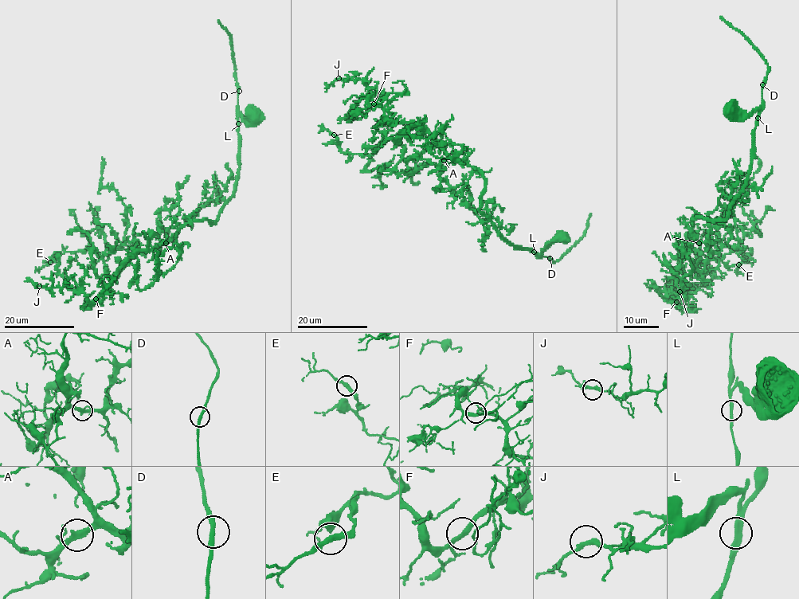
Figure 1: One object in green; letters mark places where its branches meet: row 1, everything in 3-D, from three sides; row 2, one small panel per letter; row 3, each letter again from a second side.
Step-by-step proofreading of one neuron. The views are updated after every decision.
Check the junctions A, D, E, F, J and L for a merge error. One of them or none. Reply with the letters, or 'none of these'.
none of these

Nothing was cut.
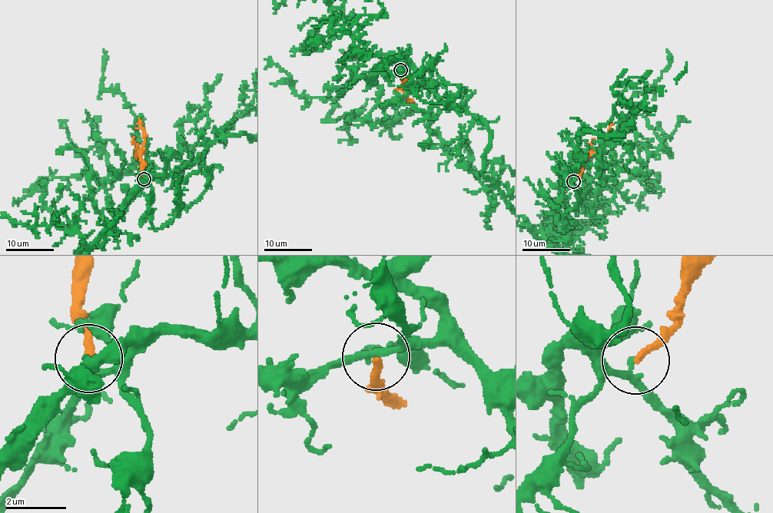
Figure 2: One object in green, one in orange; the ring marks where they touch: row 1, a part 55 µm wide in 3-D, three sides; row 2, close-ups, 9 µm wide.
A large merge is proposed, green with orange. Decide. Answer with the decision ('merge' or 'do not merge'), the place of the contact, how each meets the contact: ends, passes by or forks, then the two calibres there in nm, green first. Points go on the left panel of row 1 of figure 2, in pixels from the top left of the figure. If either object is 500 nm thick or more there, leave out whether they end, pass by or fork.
do not merge; place (144, 179); green passes by; orange ends; calibres 200 and 240 nm

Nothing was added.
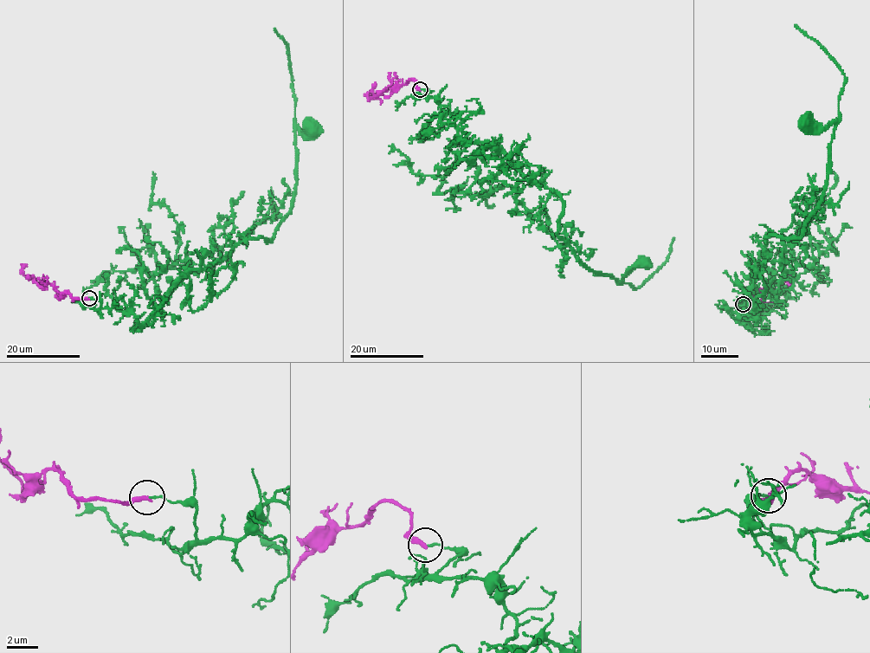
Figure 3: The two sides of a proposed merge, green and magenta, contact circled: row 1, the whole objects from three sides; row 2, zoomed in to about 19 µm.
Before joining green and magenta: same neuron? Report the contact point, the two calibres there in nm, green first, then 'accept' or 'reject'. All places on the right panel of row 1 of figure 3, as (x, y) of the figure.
(743, 304) | 120/340 nm | reject

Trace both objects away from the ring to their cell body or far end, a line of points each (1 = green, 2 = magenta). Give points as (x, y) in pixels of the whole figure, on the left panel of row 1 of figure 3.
1: (90, 298), (120, 299), (142, 323), (190, 270), (272, 241), (293, 197), (295, 130), (310, 129)
2: (89, 298), (72, 299), (68, 292), (60, 296), (49, 283), (42, 286), (23, 274), (22, 268), (26, 265)

